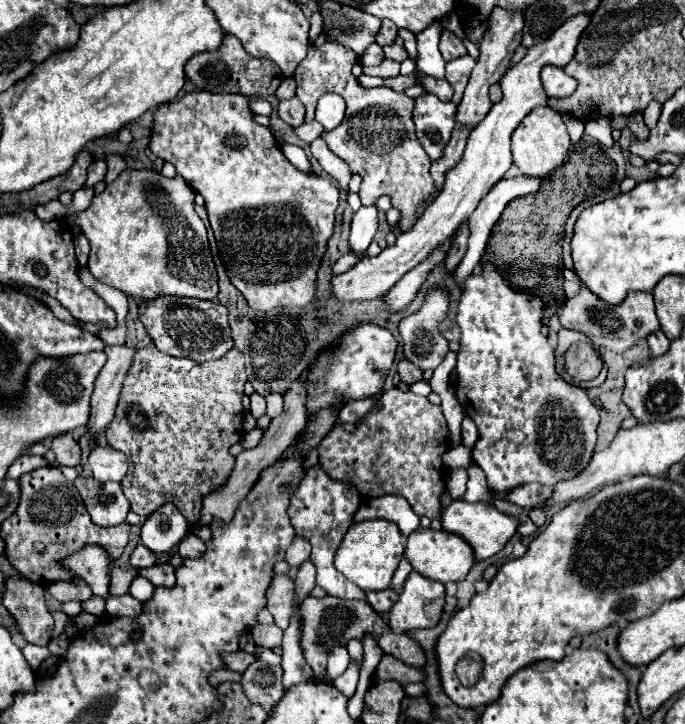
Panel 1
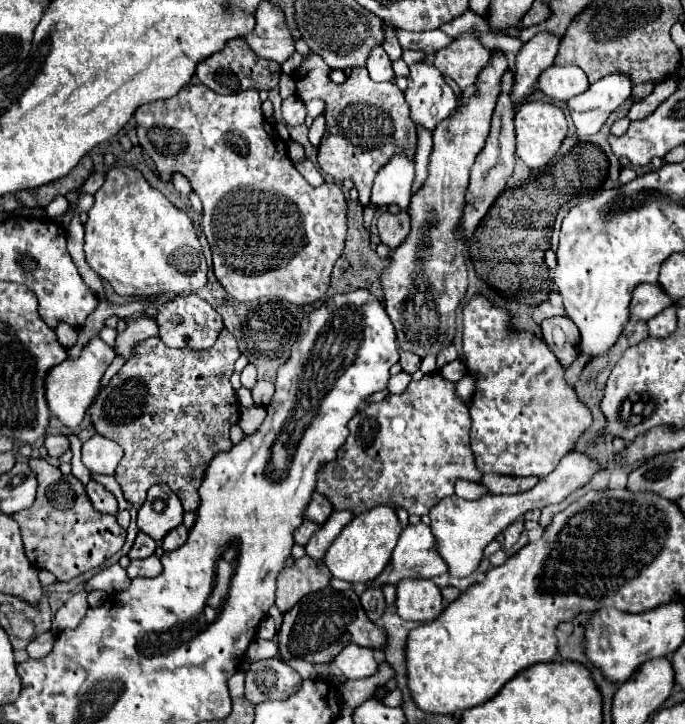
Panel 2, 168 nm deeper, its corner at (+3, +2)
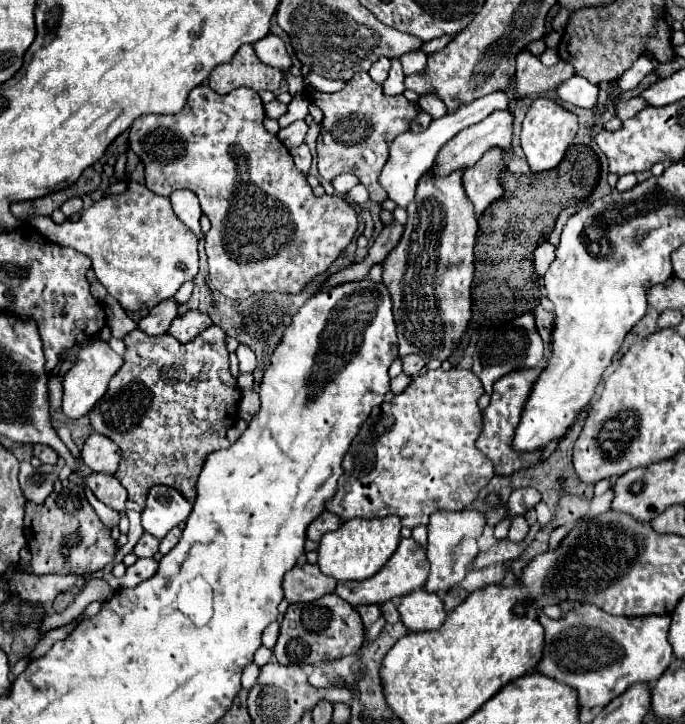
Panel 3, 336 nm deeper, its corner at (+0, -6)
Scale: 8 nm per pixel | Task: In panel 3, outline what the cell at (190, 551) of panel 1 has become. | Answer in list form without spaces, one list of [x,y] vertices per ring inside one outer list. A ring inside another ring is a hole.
[[[173,528],[163,540],[161,540],[161,546],[159,546],[159,552],[161,554],[167,554],[167,552],[171,552],[171,548],[179,542],[179,538],[181,538],[181,528]]]

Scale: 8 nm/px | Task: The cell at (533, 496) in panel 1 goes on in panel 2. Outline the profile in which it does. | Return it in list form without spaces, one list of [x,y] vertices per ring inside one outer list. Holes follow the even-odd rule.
[[[484,474],[480,480],[492,494],[518,494],[530,490],[538,478],[528,476],[528,478],[516,478],[516,476],[500,476],[500,474]]]

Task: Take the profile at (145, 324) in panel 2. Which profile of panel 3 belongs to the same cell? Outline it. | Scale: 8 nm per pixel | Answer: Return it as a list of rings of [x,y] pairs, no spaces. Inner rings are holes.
[[[167,298],[163,302],[159,302],[155,308],[151,308],[149,314],[137,322],[137,328],[151,336],[165,334],[171,326],[171,320],[177,316],[177,308],[179,308],[179,304],[173,298]]]

